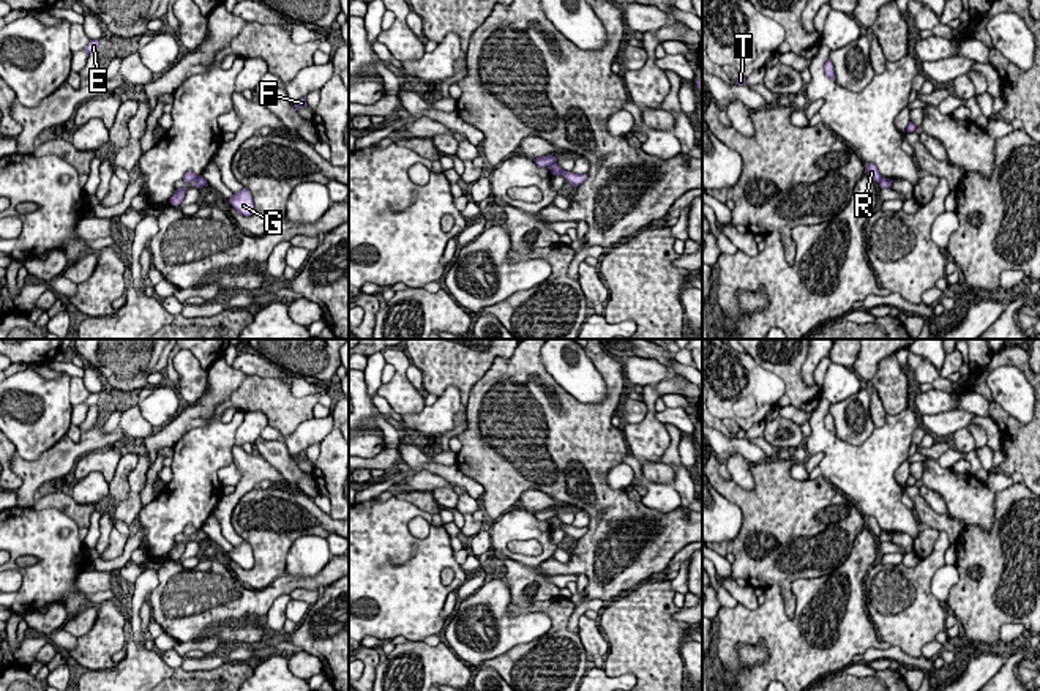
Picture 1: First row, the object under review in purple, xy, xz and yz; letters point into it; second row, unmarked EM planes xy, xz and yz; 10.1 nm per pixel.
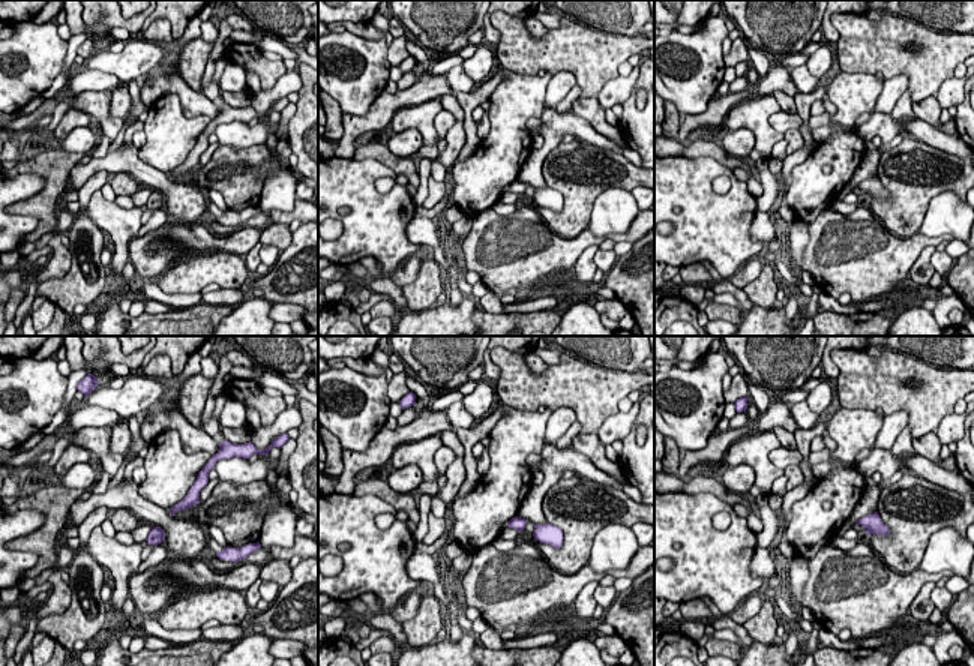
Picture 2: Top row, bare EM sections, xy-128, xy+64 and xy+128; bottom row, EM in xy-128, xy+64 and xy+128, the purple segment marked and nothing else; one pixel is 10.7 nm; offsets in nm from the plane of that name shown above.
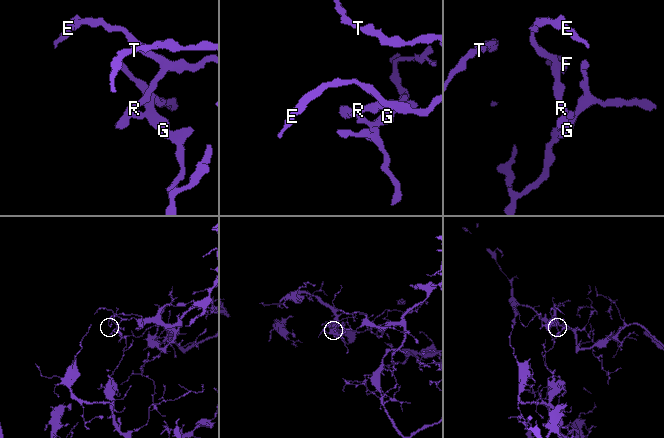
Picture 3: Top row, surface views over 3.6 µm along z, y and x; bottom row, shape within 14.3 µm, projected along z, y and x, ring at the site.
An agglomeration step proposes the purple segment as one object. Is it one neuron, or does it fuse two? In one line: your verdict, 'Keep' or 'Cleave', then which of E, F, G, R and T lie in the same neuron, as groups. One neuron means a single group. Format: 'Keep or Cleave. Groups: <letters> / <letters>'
Cleave. Groups: E F R T / G

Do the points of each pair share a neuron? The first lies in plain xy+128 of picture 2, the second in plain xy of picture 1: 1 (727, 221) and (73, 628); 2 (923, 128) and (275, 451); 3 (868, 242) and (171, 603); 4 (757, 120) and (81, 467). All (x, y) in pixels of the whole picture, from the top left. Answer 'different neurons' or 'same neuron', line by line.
1: different neurons
2: different neurons
3: same neuron
4: same neuron

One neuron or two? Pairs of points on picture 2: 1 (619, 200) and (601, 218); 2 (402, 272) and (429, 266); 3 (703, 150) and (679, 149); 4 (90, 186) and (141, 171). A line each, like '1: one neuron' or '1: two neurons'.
1: one neuron
2: two neurons
3: one neuron
4: two neurons

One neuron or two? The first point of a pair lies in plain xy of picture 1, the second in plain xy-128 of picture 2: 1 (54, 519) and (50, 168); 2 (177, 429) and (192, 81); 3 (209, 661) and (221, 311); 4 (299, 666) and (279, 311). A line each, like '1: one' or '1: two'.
1: two
2: one
3: two
4: one

